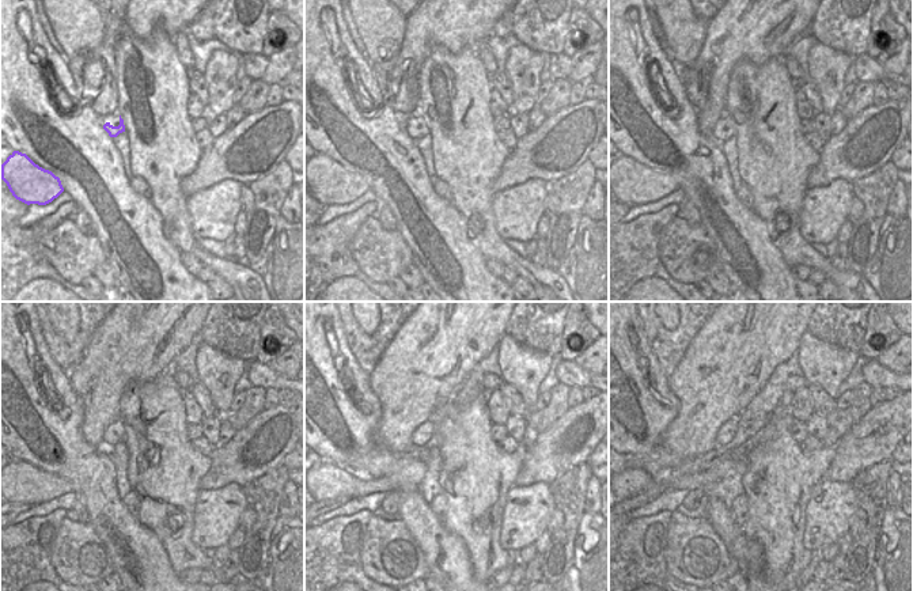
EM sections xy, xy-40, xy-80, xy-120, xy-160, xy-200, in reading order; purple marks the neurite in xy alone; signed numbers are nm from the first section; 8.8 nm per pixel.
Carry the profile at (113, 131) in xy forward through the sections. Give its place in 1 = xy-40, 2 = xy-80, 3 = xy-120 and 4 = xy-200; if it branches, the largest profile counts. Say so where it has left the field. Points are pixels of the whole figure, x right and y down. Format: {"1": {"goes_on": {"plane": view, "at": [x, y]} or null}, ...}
{"1": {"goes_on": {"plane": "xy-40", "at": [413, 131]}}, "2": {"goes_on": {"plane": "xy-80", "at": [723, 131]}}, "3": {"goes_on": {"plane": "xy-120", "at": [113, 435]}}, "4": {"goes_on": {"plane": "xy-200", "at": [726, 434]}}}

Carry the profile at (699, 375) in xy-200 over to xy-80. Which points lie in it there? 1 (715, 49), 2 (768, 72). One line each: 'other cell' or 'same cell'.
1: same cell
2: other cell

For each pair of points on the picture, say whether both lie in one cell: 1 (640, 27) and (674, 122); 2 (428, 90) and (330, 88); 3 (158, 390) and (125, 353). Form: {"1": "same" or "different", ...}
{"1": "same", "2": "different", "3": "different"}

